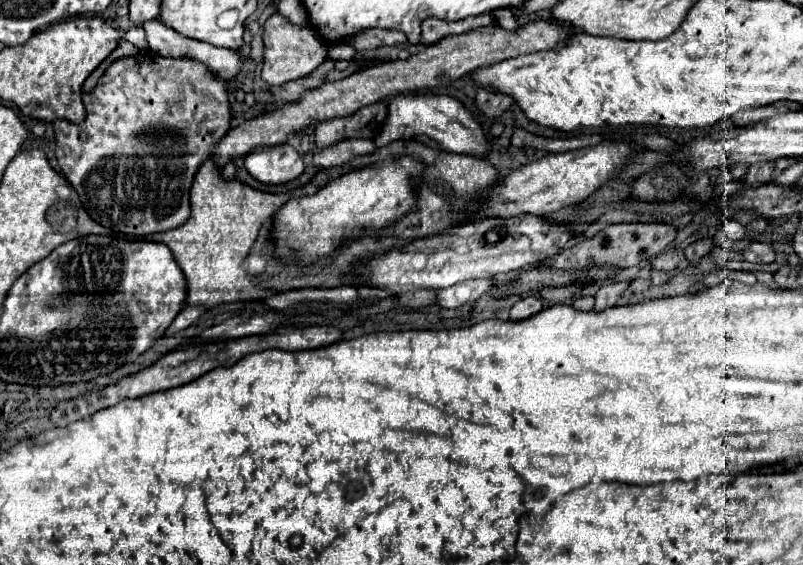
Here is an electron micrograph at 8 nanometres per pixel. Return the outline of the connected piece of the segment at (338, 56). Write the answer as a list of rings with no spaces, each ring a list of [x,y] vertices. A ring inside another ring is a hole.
[[[334,44],[334,46],[330,48],[332,60],[352,60],[354,54],[356,54],[356,52],[354,52],[352,46],[348,46],[348,44]]]

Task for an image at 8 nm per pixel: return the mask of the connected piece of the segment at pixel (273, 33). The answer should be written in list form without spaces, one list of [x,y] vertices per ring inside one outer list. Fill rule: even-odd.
[[[272,14],[264,24],[264,68],[262,78],[270,86],[280,86],[284,82],[302,78],[316,70],[328,56],[328,44],[312,28],[302,28],[292,24],[280,14]]]

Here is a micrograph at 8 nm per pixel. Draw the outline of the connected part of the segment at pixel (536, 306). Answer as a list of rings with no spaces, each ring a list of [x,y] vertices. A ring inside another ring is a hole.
[[[524,296],[524,298],[520,298],[520,300],[512,306],[512,310],[510,310],[510,320],[524,320],[524,318],[528,318],[528,316],[538,314],[542,309],[542,302],[540,302],[538,298],[534,298],[534,296]]]

